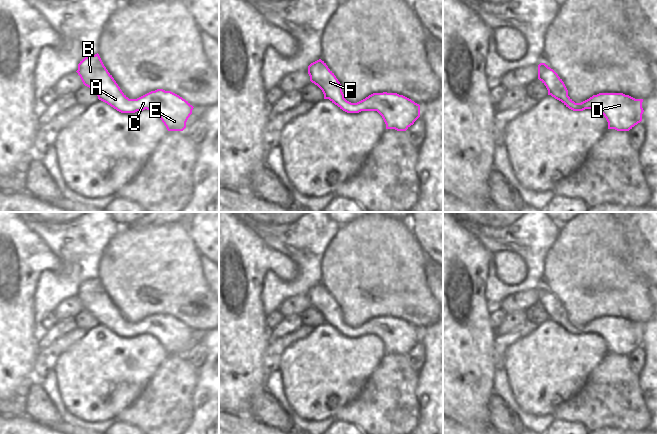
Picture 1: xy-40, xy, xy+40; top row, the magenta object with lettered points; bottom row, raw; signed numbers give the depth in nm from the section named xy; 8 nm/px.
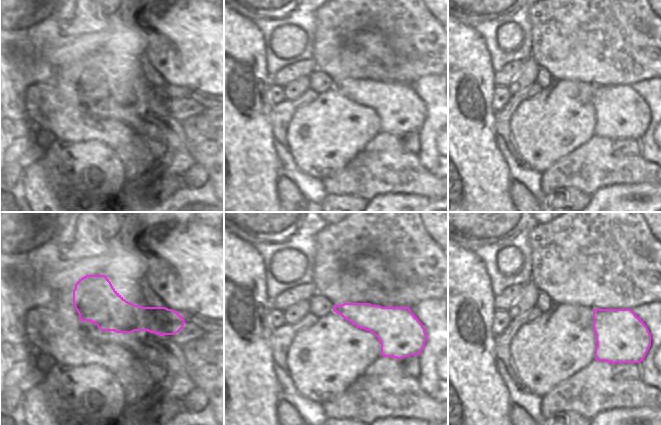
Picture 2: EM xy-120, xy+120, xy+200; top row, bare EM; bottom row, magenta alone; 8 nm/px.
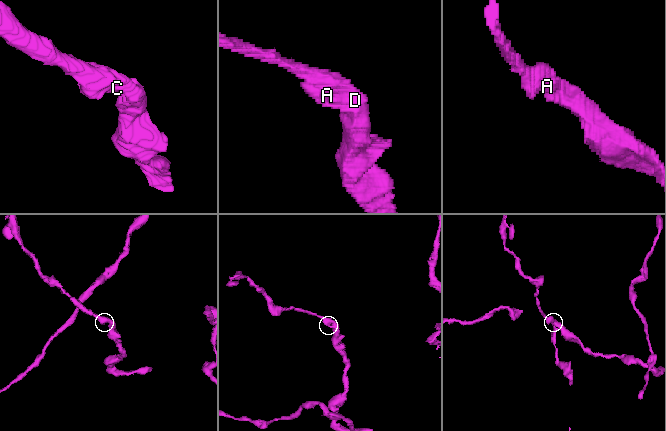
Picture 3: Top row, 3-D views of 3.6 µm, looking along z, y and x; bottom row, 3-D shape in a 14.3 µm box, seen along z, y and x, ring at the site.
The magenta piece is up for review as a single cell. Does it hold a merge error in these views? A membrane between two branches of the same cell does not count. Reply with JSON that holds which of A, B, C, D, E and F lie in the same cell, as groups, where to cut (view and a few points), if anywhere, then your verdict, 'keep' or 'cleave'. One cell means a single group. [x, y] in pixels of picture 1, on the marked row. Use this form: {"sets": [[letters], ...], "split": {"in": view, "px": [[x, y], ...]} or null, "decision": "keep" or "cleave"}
{"sets": [["A", "B", "C", "D", "E", "F"]], "split": null, "decision": "keep"}

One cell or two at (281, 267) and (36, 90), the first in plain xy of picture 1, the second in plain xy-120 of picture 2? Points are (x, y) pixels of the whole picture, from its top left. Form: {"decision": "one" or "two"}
{"decision": "two"}

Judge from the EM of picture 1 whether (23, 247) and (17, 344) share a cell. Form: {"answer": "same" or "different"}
{"answer": "same"}

